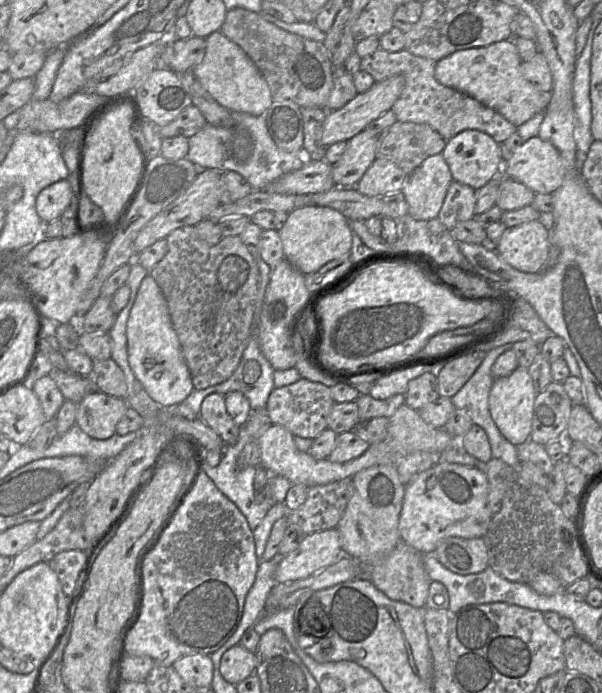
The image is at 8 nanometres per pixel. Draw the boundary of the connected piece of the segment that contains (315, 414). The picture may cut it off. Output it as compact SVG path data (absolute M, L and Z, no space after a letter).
M300 378L293 384L274 388L268 397L266 409L272 424L283 426L294 436L315 439L328 429L328 416L334 404L329 387Z

